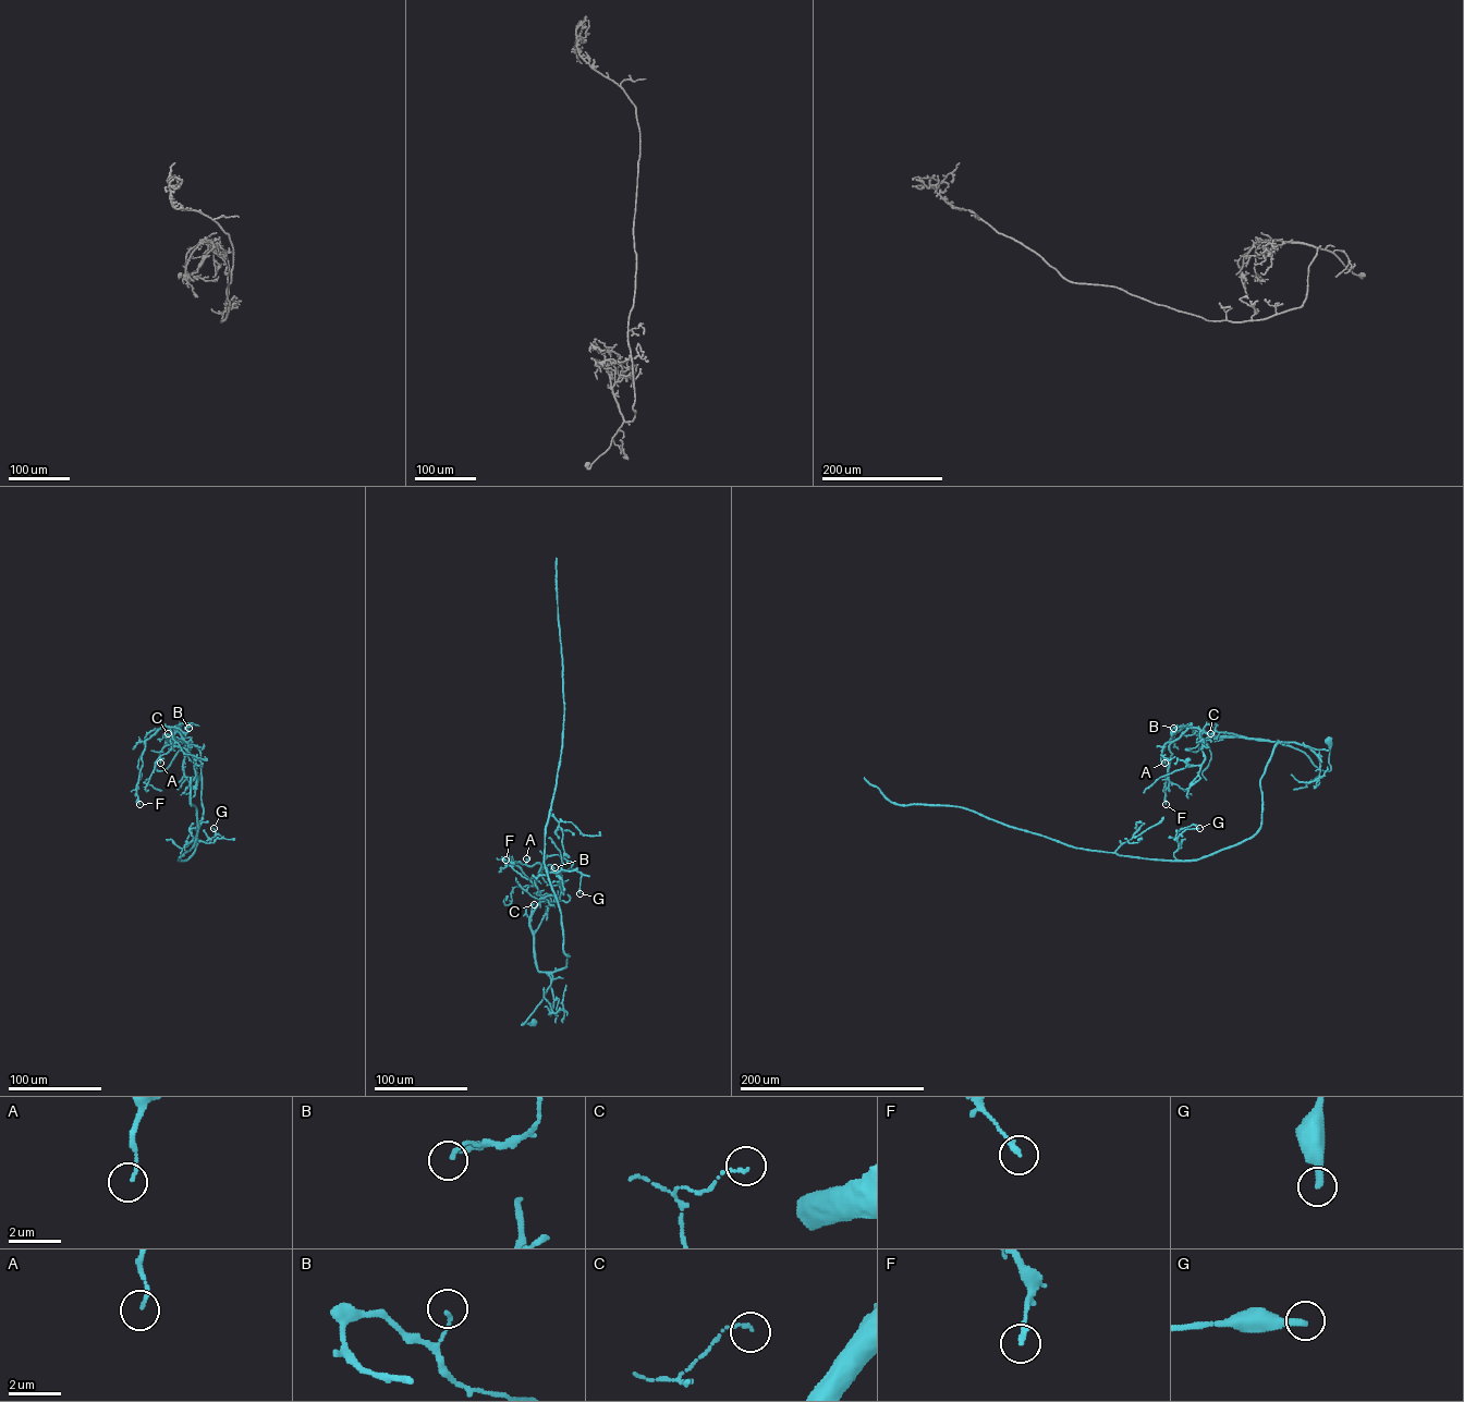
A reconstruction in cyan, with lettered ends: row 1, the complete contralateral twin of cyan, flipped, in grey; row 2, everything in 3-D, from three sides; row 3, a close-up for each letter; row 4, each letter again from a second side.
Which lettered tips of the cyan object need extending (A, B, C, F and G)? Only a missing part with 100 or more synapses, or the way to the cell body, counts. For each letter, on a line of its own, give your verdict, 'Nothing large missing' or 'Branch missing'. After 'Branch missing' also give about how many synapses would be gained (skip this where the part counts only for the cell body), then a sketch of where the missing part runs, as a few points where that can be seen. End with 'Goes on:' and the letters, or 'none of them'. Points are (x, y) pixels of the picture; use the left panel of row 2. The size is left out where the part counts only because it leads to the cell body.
A: Nothing large missing
B: Nothing large missing
C: Nothing large missing
F: Nothing large missing
G: Nothing large missing
Goes on: none of them

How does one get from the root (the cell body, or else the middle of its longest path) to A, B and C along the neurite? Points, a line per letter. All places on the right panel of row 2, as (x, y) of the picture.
A: (1328, 740), (1330, 769), (1324, 770), (1278, 741), (1216, 736), (1188, 727), (1170, 744), (1172, 754), (1164, 763)
B: (1328, 740), (1330, 769), (1324, 770), (1278, 741), (1216, 736), (1186, 727), (1171, 733), (1173, 728)
C: (1328, 740), (1330, 769), (1324, 770), (1304, 753), (1278, 741), (1212, 738), (1210, 733)

